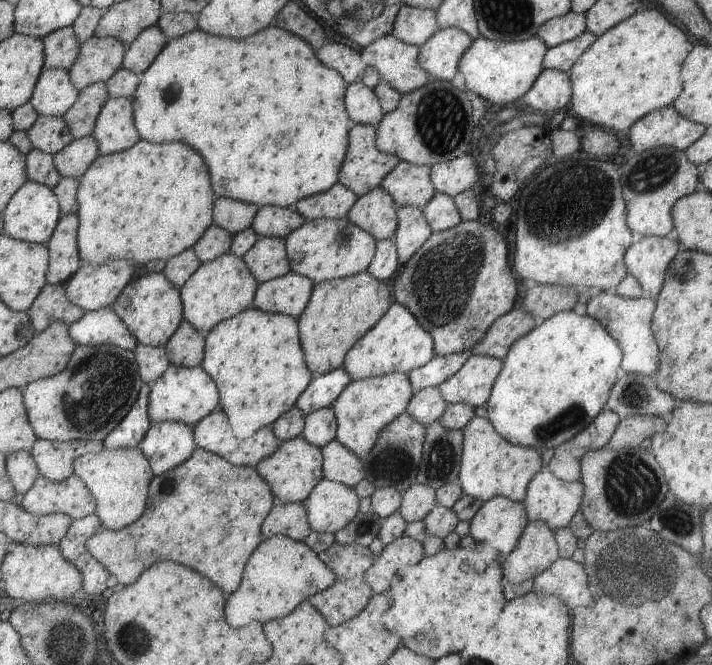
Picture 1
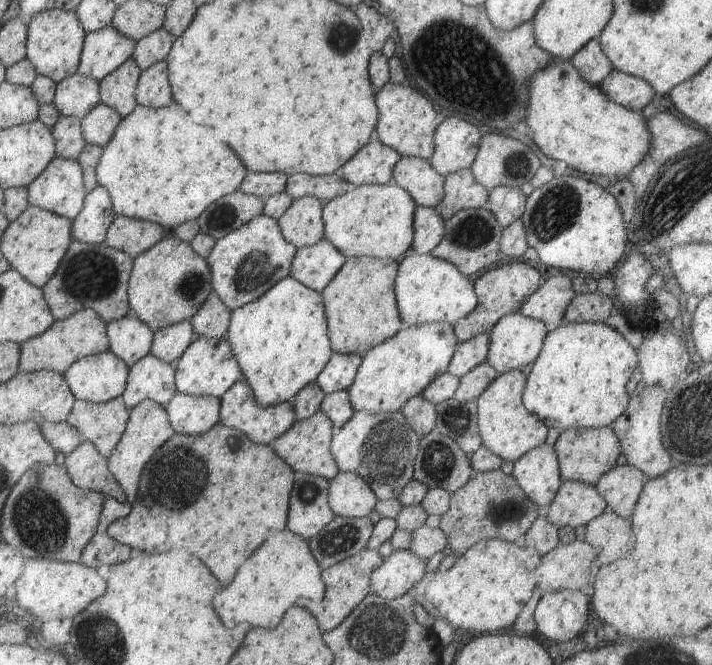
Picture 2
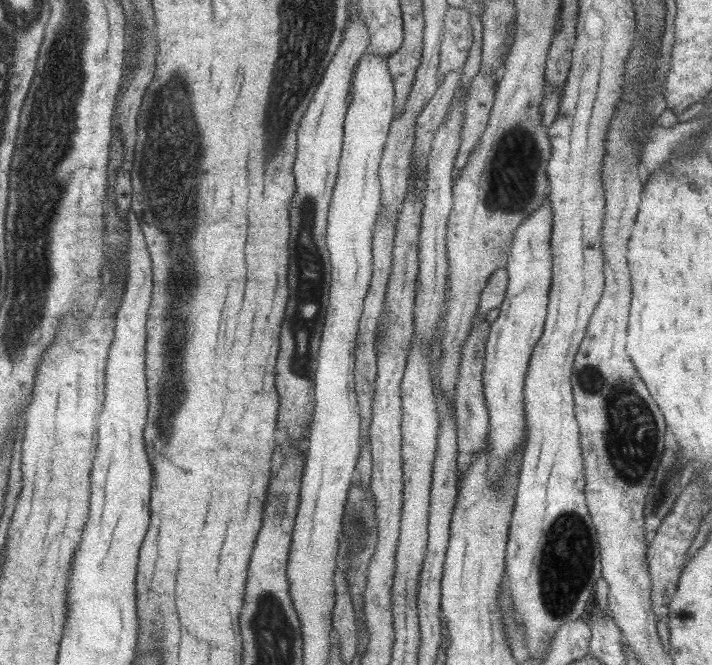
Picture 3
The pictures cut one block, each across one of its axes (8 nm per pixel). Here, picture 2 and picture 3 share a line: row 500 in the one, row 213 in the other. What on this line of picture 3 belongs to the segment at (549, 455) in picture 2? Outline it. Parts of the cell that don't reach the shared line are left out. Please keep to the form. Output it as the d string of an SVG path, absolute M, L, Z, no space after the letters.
M549 201L537 207L521 221L513 233L506 263L508 284L498 307L499 314L489 325L485 356L481 369L483 400L488 414L486 436L486 471L488 482L500 478L506 470L506 458L524 442L523 382L533 347L542 335L547 314L548 291L551 286L551 254L549 239L552 212Z

